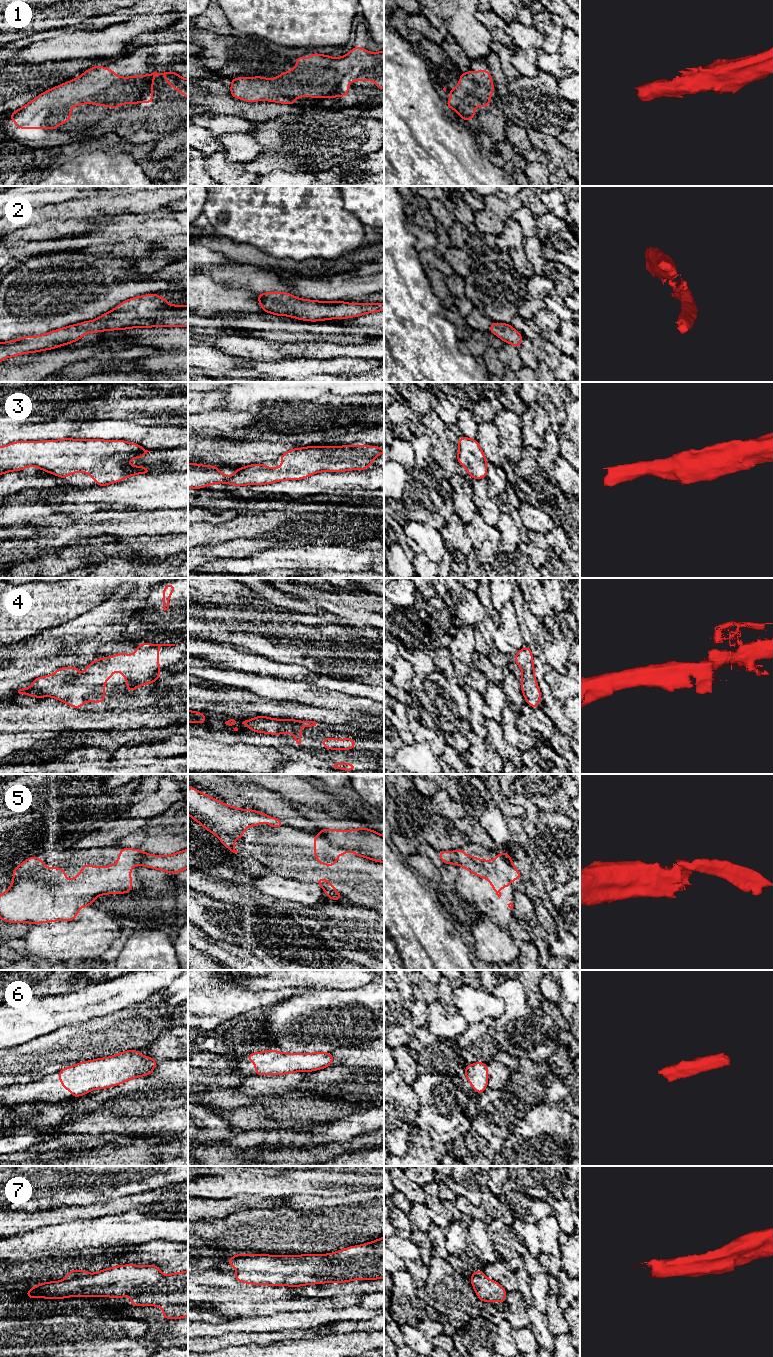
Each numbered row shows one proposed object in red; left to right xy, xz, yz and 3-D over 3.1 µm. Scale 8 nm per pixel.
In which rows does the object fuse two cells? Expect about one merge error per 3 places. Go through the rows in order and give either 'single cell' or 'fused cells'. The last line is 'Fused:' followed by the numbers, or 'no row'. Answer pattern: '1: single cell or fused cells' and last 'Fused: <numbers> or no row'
1: single cell
2: single cell
3: single cell
4: single cell
5: fused cells
6: single cell
7: single cell
Fused: 5

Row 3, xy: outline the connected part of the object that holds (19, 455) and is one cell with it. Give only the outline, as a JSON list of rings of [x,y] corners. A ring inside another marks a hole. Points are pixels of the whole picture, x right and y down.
[[[65,438],[45,441],[17,441],[0,446],[0,475],[35,466],[63,479],[75,472],[84,472],[96,480],[96,486],[105,486],[118,483],[126,477],[137,474],[150,474],[151,470],[145,466],[126,466],[124,464],[136,457],[142,459],[148,452],[153,451],[148,451],[136,443],[124,440]]]

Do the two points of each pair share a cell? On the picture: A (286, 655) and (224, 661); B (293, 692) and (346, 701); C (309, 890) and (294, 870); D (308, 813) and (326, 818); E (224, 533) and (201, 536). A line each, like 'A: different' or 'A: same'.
A: different
B: same
C: different
D: same
E: same

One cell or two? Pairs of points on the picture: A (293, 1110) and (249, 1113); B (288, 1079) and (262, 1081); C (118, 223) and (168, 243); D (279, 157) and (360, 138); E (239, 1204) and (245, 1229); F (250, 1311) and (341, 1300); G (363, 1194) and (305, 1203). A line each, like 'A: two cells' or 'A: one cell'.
A: one cell
B: one cell
C: two cells
D: one cell
E: two cells
F: one cell
G: one cell

